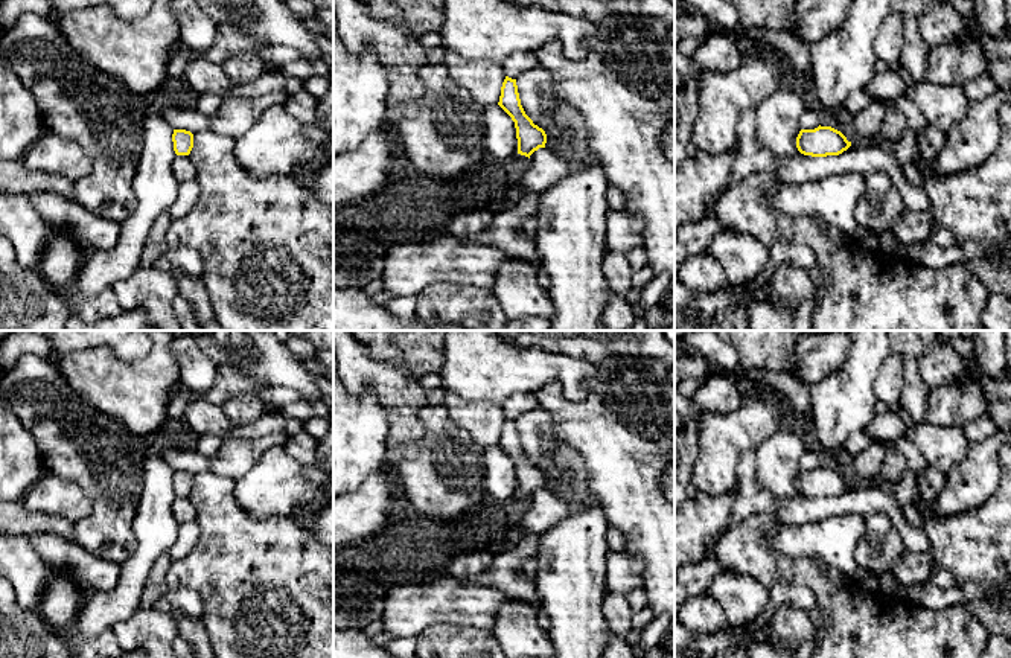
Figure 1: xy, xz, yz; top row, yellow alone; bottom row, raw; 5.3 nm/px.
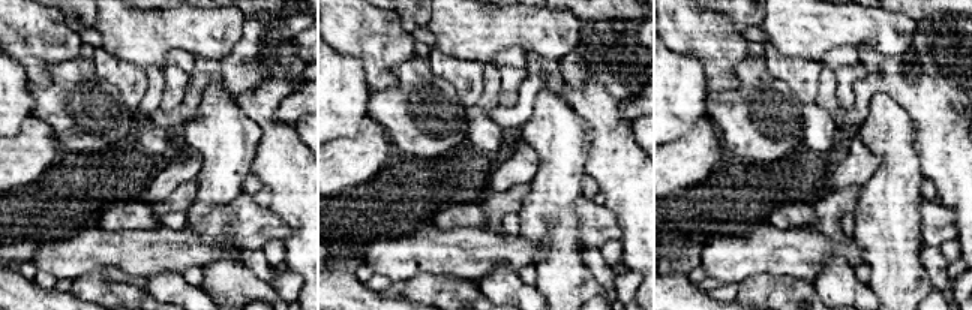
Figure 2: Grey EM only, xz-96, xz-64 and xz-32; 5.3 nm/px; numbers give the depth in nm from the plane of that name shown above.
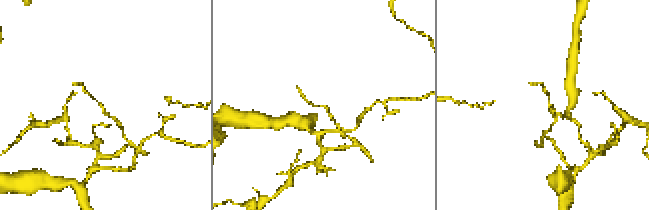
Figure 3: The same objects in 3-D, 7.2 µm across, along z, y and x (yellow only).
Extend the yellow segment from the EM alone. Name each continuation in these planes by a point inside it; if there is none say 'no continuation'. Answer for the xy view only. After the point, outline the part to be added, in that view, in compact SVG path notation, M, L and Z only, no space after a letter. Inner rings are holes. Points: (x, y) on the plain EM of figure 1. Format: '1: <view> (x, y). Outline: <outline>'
no continuation

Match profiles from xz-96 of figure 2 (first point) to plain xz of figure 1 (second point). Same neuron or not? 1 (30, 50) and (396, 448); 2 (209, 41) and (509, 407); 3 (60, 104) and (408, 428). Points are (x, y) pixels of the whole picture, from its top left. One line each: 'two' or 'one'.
1: one
2: two
3: two

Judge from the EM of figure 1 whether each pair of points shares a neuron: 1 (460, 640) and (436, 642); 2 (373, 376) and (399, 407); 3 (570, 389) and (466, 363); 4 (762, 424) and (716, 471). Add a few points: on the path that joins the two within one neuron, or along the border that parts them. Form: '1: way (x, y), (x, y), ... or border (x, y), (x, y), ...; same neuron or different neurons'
1: way (454, 642), (442, 642); same neuron
2: way (381, 384), (396, 399); same neuron
3: way (547, 369), (494, 369); same neuron
4: way (749, 431), (722, 459); same neuron

